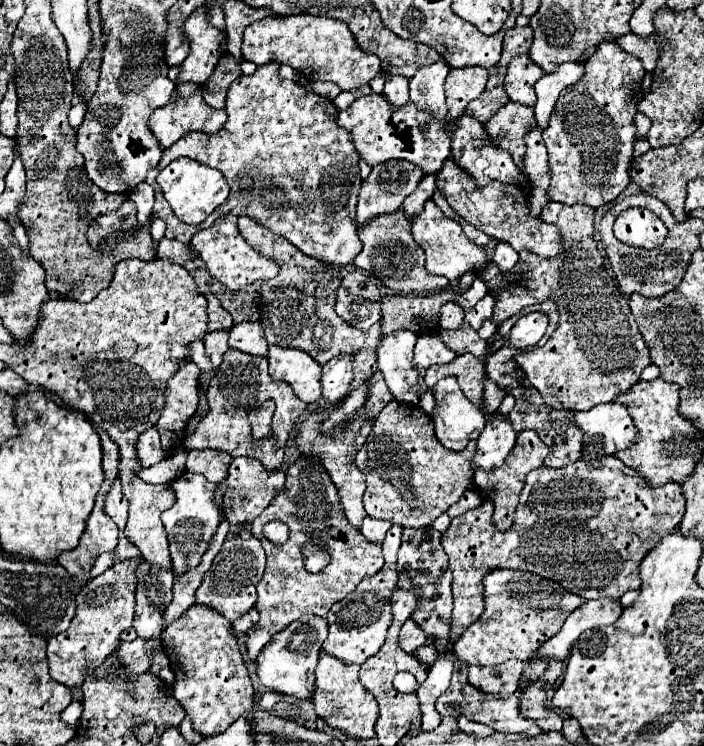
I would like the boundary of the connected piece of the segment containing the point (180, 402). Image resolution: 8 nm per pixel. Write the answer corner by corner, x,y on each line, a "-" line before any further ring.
191,361
183,363
179,367
179,371
169,379
169,387
167,387
167,399
165,399
165,407
161,411
161,417
157,421
157,431
161,435
177,435
180,445
184,438
185,425
187,421
193,417
193,413
197,411
197,381
199,381
199,367

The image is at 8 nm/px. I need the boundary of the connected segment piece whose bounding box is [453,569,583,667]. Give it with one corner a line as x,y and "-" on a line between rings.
497,569
485,577
483,615
453,645
453,653
467,667
471,665
495,667
509,659
525,661
543,641
559,633
569,613
573,613
581,605
583,605
581,597
573,593
569,595
569,591
561,589
561,585
557,585
555,581
525,571

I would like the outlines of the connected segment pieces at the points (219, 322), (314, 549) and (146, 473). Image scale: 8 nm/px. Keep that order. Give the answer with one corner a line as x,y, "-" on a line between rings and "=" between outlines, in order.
207,295
207,301
209,301
209,331
229,331
233,327
233,319
231,315
221,307
221,303
213,297
213,295
=
313,543
305,545
303,555
305,555
305,569
307,571
321,571
329,561
329,555
319,545
313,545
=
181,451
165,461
159,461
157,465
141,469
139,477
151,485
169,485
173,479
177,479
185,471
185,457
187,453

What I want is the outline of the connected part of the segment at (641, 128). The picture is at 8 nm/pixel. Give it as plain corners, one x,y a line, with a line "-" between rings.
637,113
635,117
633,117
633,125
635,125
635,129
637,129
637,139
643,139
645,135
647,135
647,131
649,131
649,119
643,115
643,113

